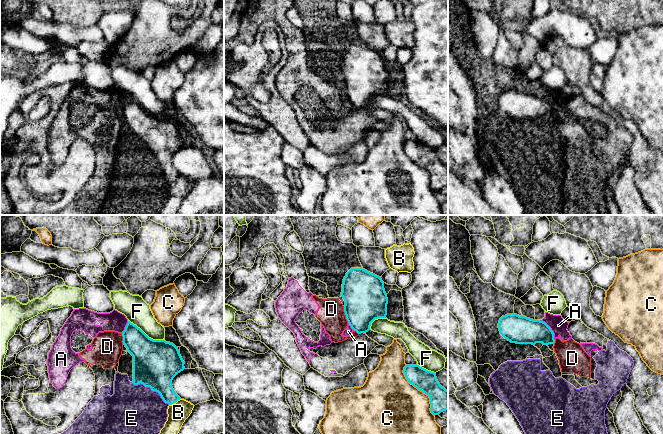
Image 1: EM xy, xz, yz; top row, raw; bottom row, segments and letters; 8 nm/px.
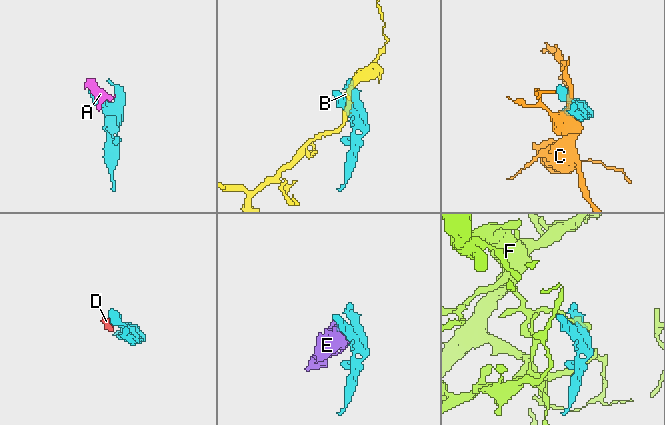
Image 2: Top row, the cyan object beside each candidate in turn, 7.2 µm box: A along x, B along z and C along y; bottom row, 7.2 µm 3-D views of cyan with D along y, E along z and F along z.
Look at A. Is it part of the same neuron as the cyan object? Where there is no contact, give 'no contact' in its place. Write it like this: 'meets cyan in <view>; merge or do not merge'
meets cyan in yz; do not merge

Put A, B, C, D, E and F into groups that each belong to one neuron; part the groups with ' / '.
A D E / B / C / F

